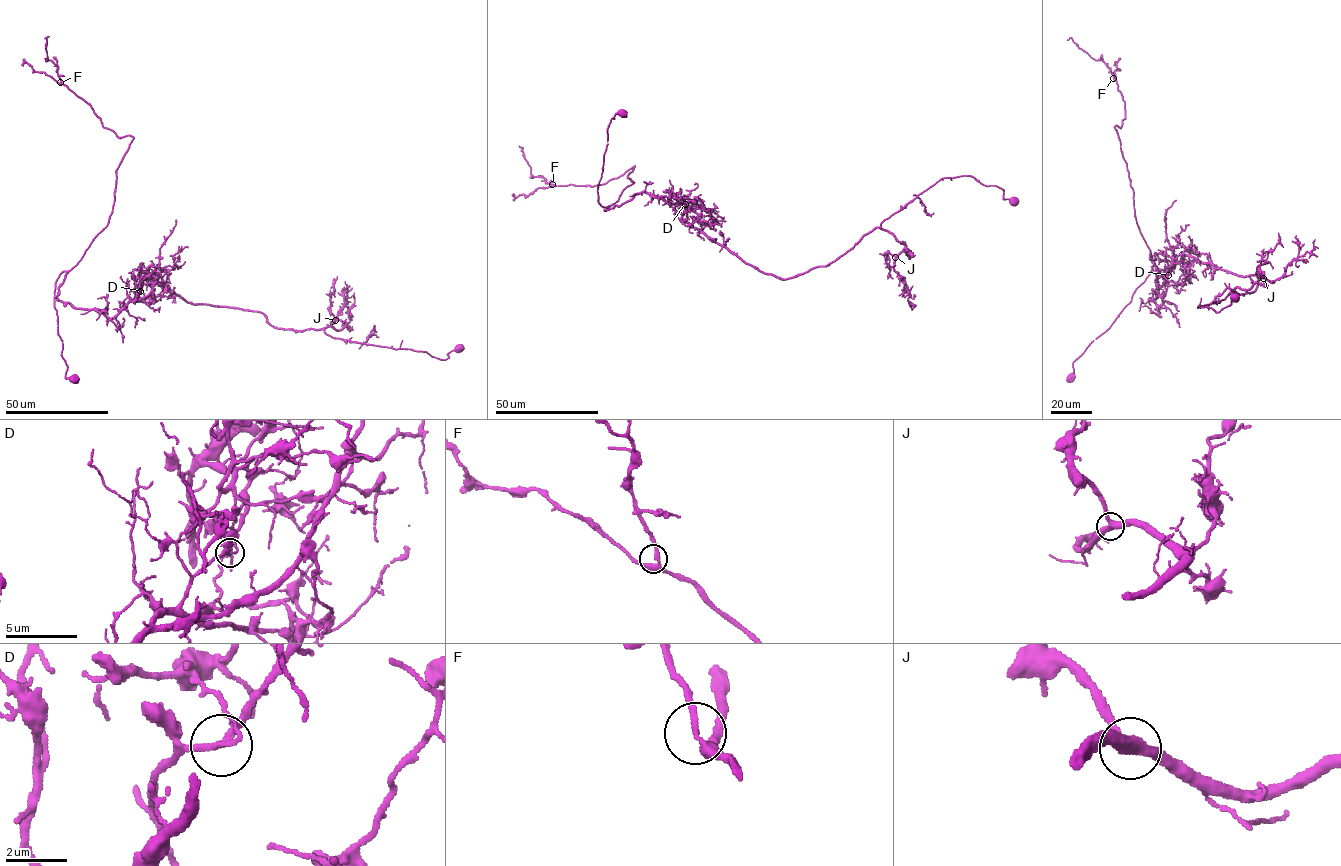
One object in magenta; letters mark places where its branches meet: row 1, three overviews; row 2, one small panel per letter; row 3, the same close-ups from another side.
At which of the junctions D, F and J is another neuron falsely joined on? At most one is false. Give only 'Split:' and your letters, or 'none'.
Split: D

